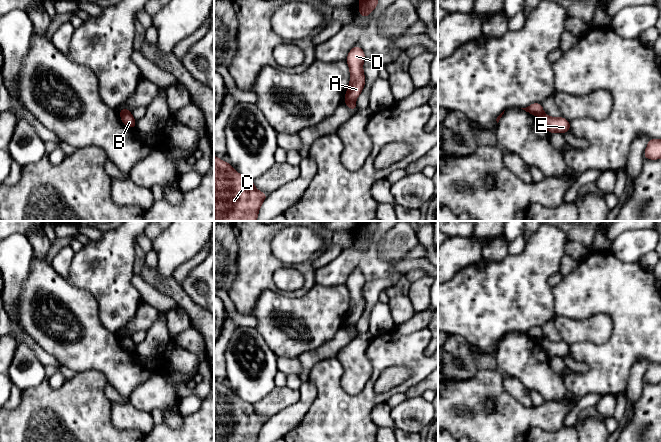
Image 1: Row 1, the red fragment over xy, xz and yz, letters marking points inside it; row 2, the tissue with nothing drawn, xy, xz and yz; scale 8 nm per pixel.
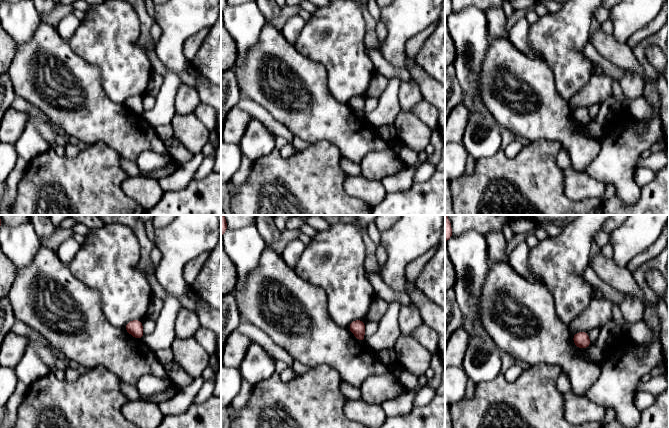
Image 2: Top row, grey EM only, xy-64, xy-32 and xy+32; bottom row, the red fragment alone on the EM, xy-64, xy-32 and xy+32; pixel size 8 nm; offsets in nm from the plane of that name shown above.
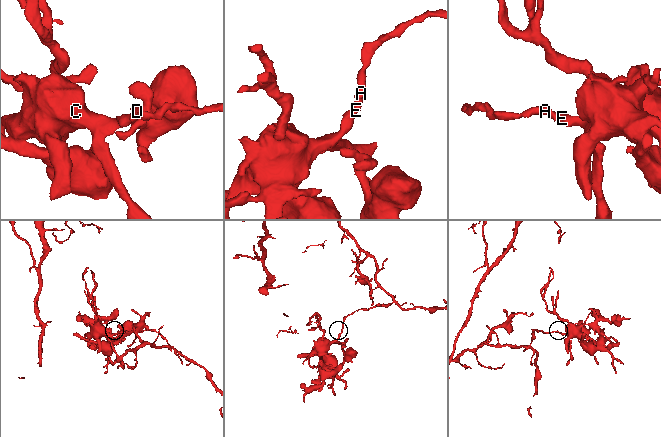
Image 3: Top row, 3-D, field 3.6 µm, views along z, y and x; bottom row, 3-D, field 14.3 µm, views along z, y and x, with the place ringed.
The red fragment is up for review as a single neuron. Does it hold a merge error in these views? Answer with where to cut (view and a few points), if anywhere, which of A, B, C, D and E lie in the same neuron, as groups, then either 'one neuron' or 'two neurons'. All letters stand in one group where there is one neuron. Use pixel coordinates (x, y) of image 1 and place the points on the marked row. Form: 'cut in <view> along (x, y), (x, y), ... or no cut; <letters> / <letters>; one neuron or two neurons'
cut in xz along (354, 99), (345, 101); A D / B C E; two neurons

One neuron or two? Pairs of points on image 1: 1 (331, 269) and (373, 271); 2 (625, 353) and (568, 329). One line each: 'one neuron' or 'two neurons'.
1: one neuron
2: two neurons

